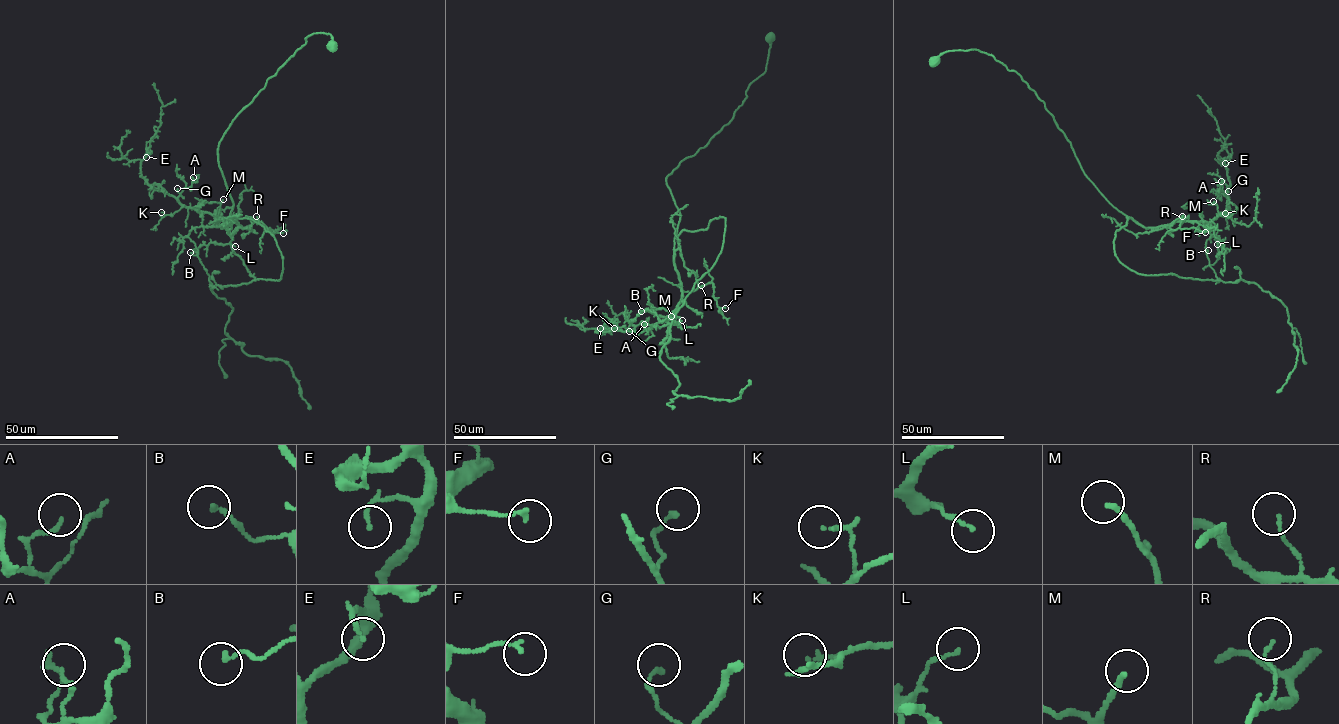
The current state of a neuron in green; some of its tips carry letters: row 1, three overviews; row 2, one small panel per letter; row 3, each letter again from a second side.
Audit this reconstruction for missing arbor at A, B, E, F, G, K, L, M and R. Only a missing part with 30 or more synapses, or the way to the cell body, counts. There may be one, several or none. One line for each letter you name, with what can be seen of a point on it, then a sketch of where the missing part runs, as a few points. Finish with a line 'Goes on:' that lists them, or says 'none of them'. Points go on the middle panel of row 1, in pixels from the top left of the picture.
Goes on: none of them

